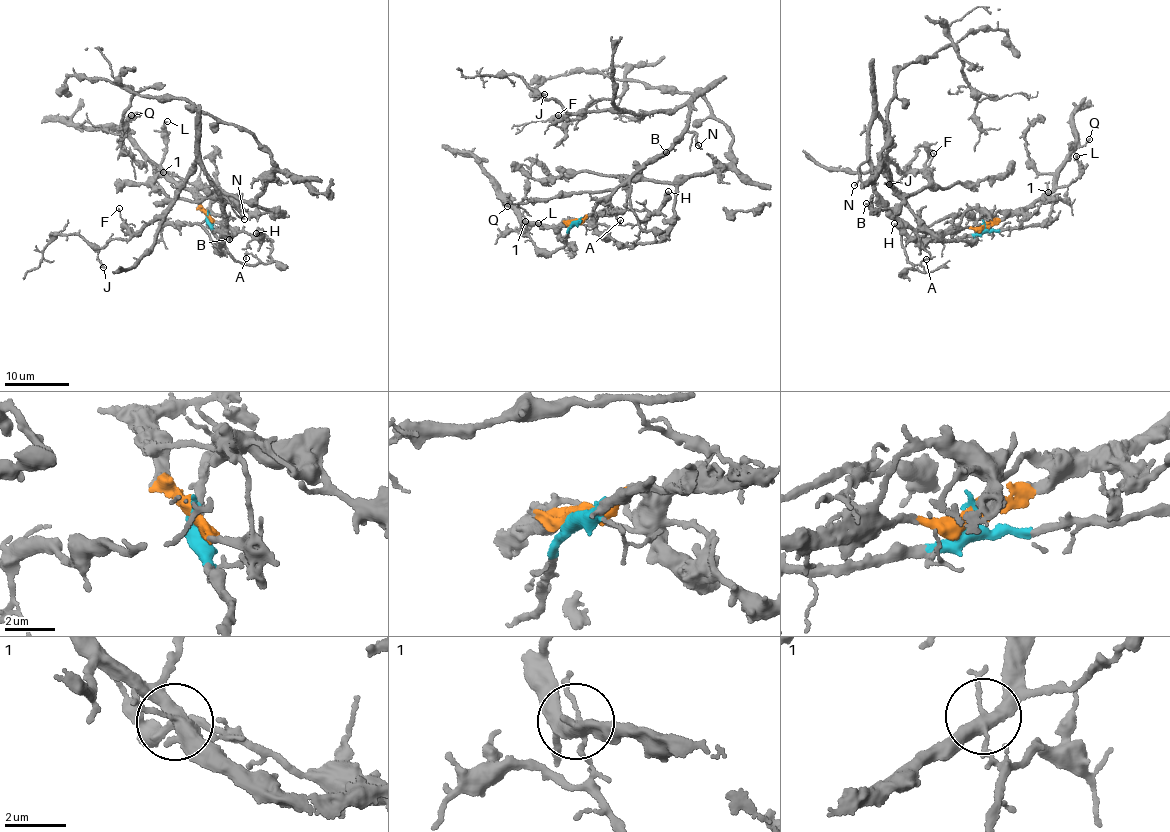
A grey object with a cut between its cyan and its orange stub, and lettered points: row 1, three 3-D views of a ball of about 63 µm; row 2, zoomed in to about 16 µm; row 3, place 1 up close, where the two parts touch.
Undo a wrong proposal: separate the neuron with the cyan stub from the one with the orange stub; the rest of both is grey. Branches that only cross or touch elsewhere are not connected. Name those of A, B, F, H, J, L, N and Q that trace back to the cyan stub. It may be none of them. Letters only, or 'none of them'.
A, B, F, J, N

